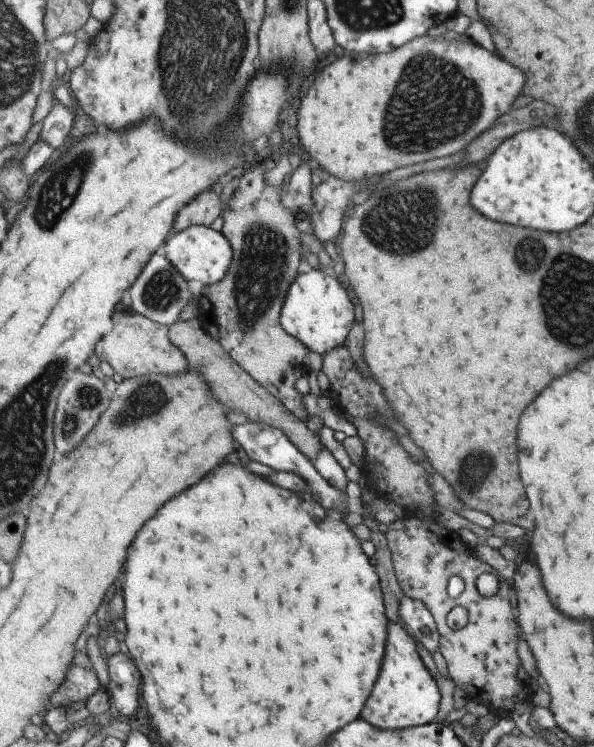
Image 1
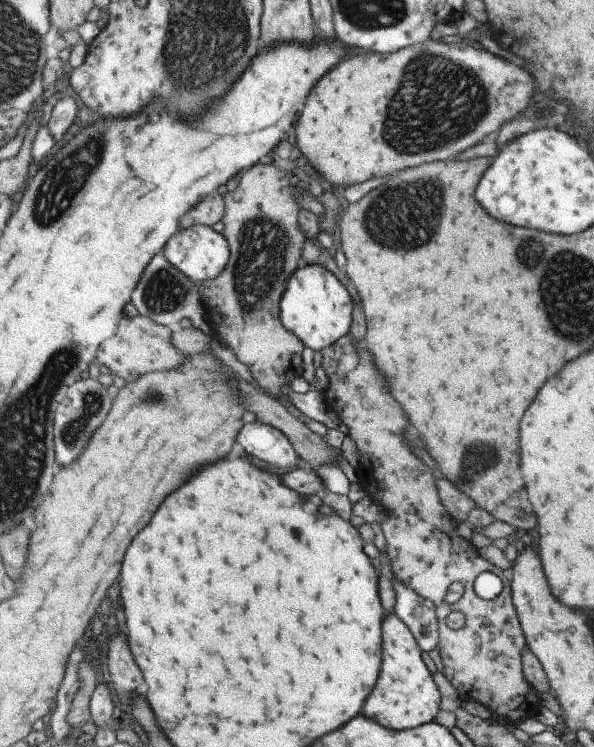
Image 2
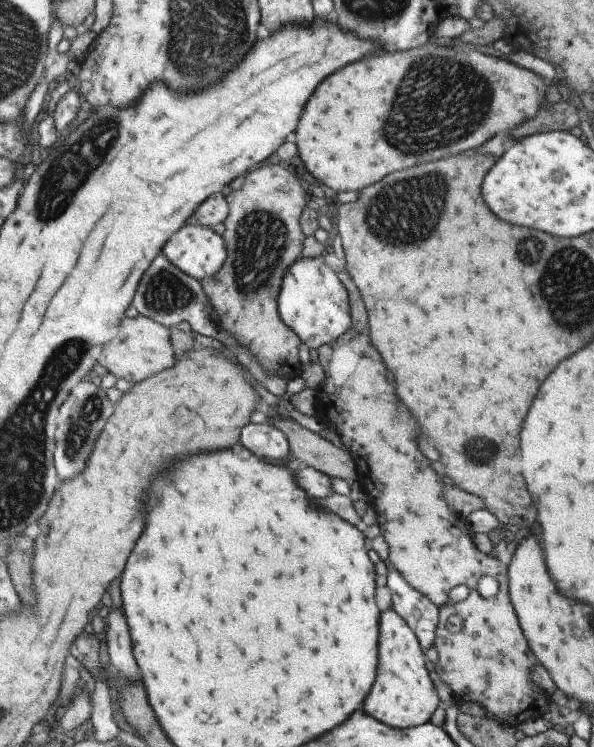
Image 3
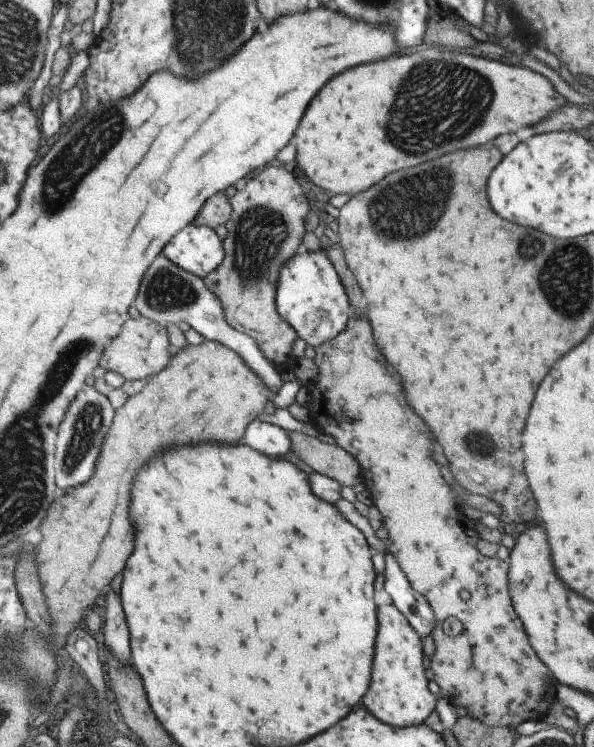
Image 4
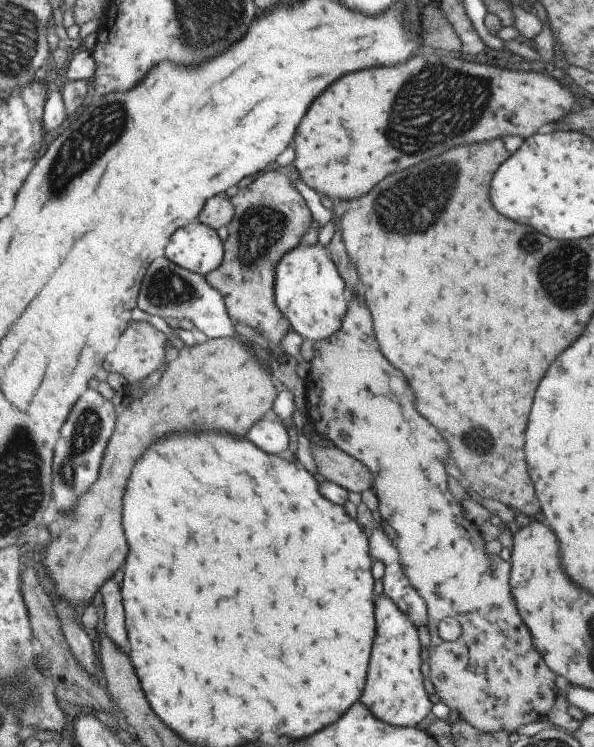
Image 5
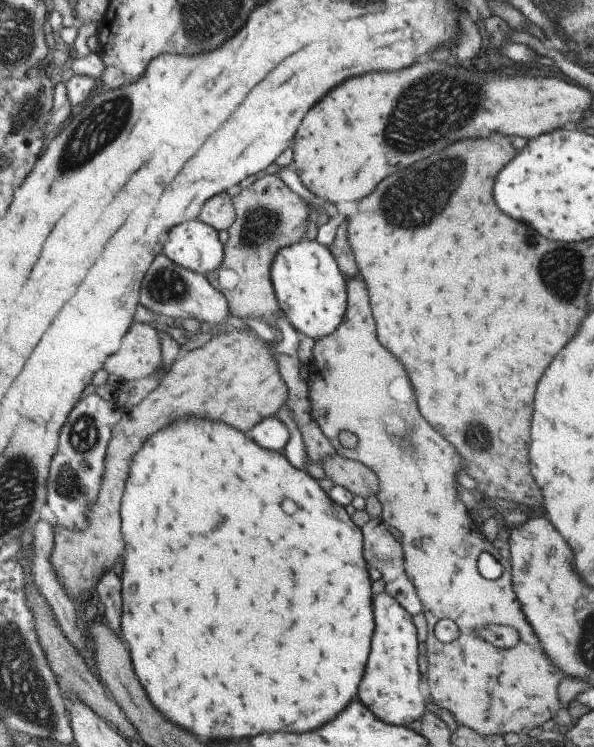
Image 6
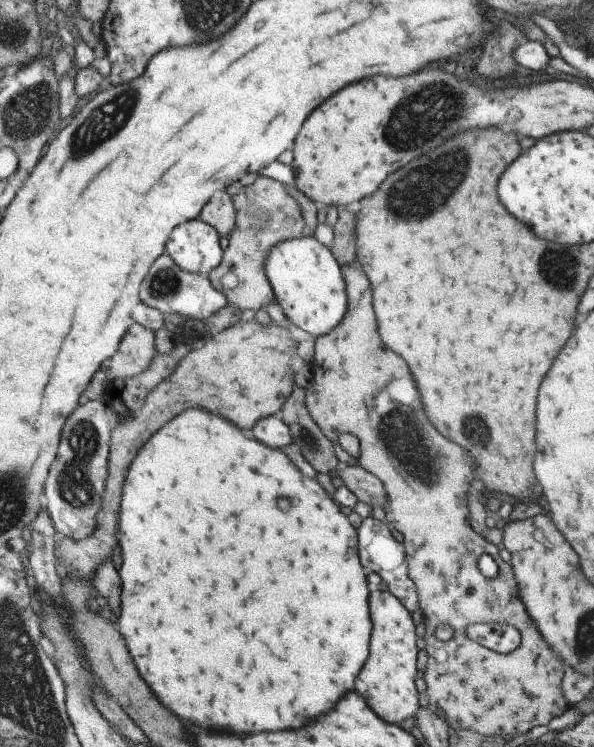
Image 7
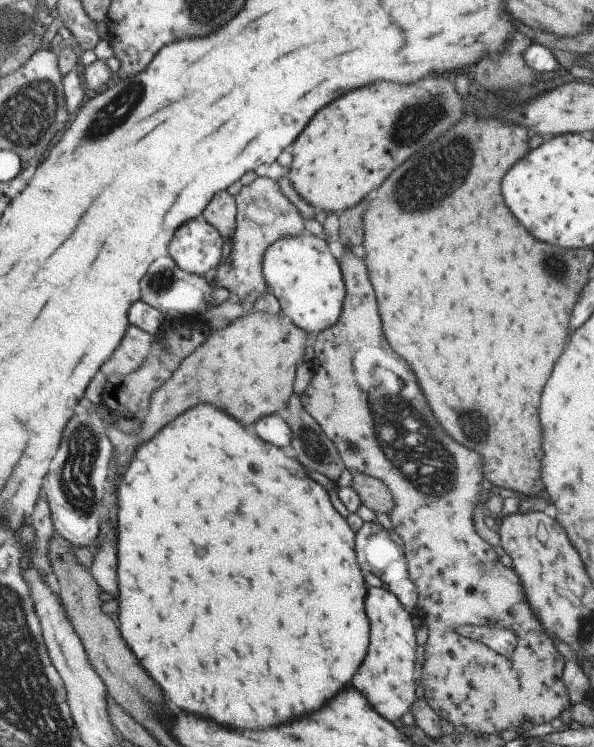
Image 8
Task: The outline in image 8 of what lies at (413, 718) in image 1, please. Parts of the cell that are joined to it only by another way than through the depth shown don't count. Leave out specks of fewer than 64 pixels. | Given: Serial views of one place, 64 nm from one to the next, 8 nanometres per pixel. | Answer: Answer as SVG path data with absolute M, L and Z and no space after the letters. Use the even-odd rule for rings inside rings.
M370 587L366 611L371 621L371 644L366 660L355 675L352 686L360 690L375 706L381 716L391 722L401 720L413 709L422 687L415 684L417 668L417 638L415 626L399 596L389 588Z

